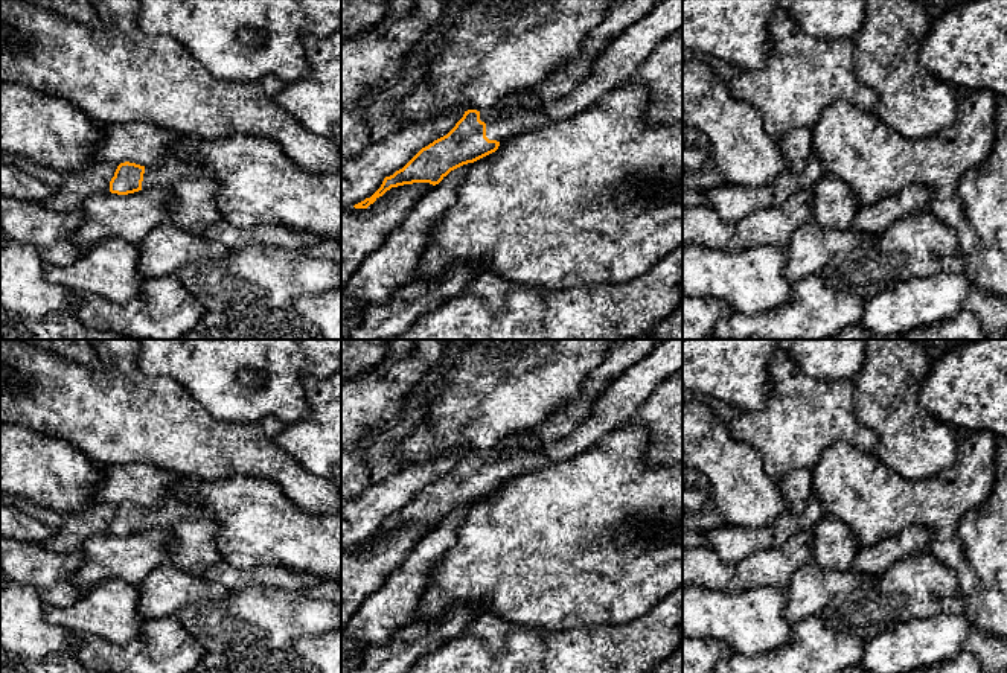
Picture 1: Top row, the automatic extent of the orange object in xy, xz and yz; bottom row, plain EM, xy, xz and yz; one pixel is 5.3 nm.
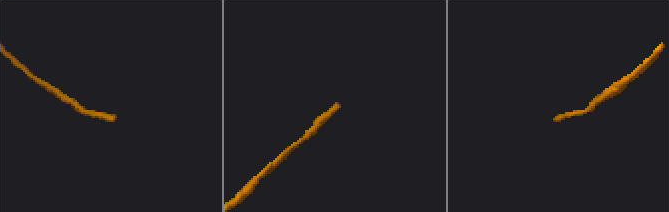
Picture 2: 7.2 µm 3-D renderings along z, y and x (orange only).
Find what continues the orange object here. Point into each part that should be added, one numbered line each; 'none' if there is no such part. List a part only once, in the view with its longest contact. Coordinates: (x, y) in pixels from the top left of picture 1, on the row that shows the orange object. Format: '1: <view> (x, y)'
1: xz (508, 119)

